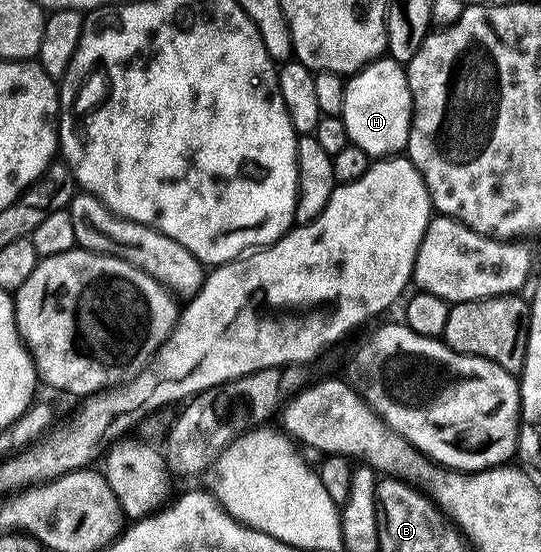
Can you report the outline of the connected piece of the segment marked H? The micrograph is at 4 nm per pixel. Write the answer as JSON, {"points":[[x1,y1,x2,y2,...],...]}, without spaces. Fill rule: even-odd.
{"points":[[389,57,376,59,363,67,361,71,346,79,346,93,344,97,344,109,341,116,344,125,348,129,350,143,355,147,364,149,371,157,394,157,405,152,406,142,410,136,410,117,412,114,412,100,410,86,406,80,403,64]]}

